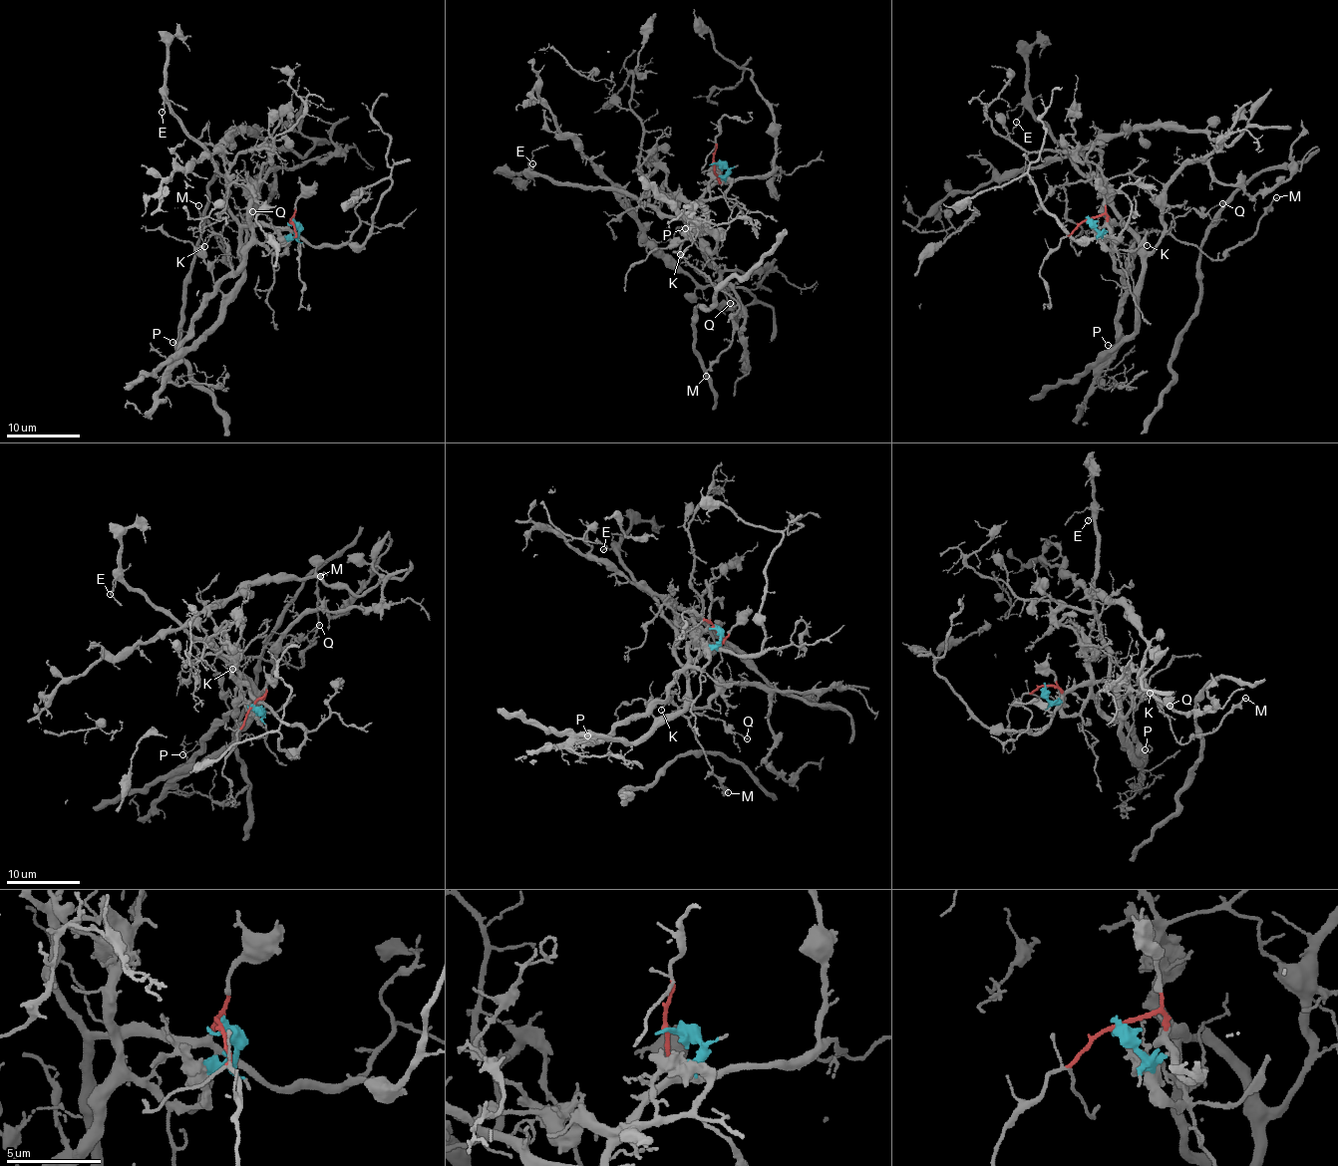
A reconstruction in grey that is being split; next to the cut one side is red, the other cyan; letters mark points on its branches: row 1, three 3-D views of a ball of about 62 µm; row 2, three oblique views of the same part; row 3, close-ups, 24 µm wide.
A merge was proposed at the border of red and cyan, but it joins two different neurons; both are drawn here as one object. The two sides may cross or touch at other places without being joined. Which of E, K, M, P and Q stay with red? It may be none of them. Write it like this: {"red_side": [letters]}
{"red_side": ["E"]}

